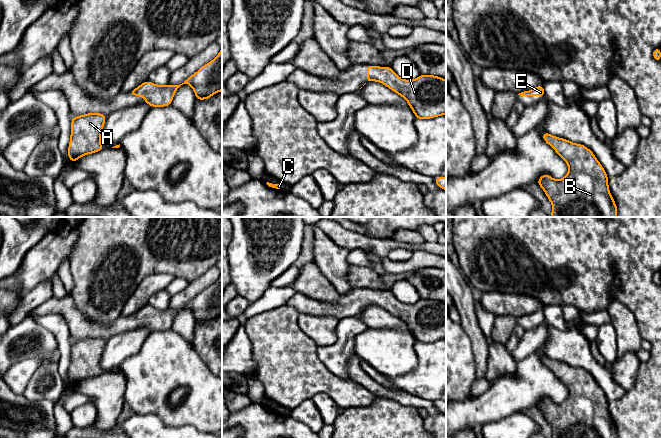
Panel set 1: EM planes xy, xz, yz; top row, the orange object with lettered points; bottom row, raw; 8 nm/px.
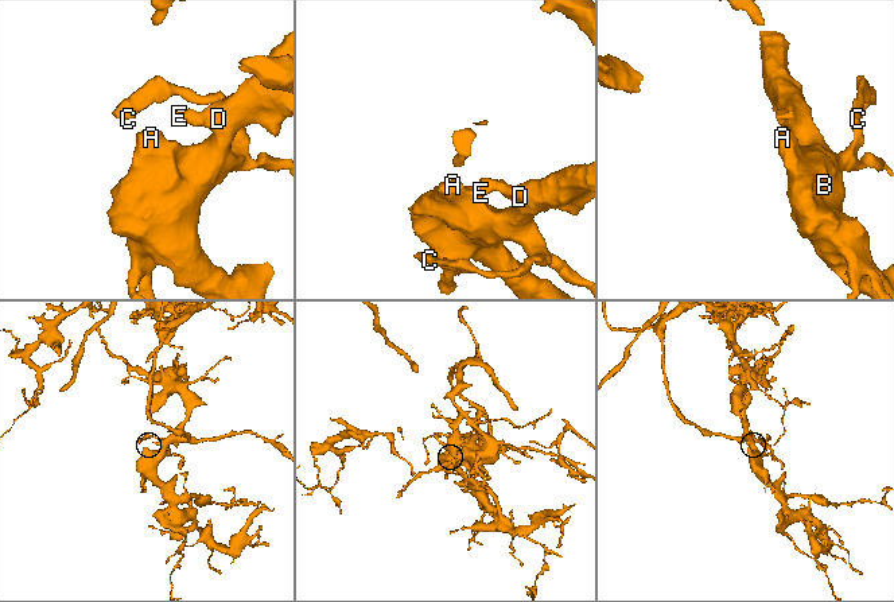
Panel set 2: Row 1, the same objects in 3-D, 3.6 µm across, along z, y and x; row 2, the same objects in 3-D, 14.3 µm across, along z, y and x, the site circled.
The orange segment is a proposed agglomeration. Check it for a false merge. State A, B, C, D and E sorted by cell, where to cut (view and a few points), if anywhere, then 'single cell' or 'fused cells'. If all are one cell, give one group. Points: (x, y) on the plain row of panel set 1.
A B C D E | no cut | single cell

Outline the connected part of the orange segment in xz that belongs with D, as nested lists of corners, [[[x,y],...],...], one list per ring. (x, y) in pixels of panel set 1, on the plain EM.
[[[367,289],[367,305],[377,305],[407,324],[417,343],[446,339],[446,304],[421,298],[414,304],[400,302],[391,291]]]

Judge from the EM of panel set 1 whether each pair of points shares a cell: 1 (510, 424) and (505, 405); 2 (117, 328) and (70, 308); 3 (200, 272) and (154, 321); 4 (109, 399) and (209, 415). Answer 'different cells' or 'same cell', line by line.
1: different cells
2: same cell
3: different cells
4: different cells

